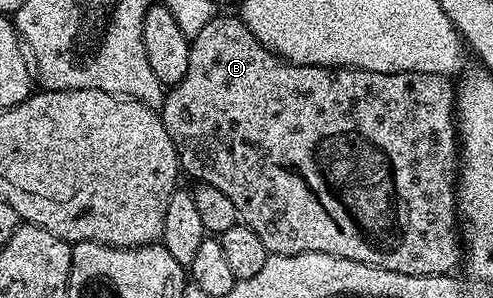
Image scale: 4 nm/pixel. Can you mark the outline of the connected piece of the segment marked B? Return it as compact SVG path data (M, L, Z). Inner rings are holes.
M217 16L197 32L197 36L190 39L189 48L189 72L176 85L166 91L161 117L165 124L165 132L169 132L169 140L173 140L173 148L177 148L179 164L184 175L196 178L196 183L217 188L217 192L225 192L229 200L233 200L233 208L237 208L239 221L253 232L257 232L261 244L265 244L268 254L303 254L309 252L321 252L329 256L341 256L345 260L357 260L361 264L369 264L377 268L385 268L389 272L401 272L402 274L416 274L417 276L429 276L430 274L451 274L454 266L461 262L461 230L457 225L457 171L461 165L461 154L457 149L457 115L455 112L456 87L452 79L445 74L430 74L429 72L397 72L386 74L385 72L369 72L368 70L353 70L350 68L336 68L333 66L299 66L295 62L289 62L279 57L249 32L249 28L243 23L242 17L223 18Z

